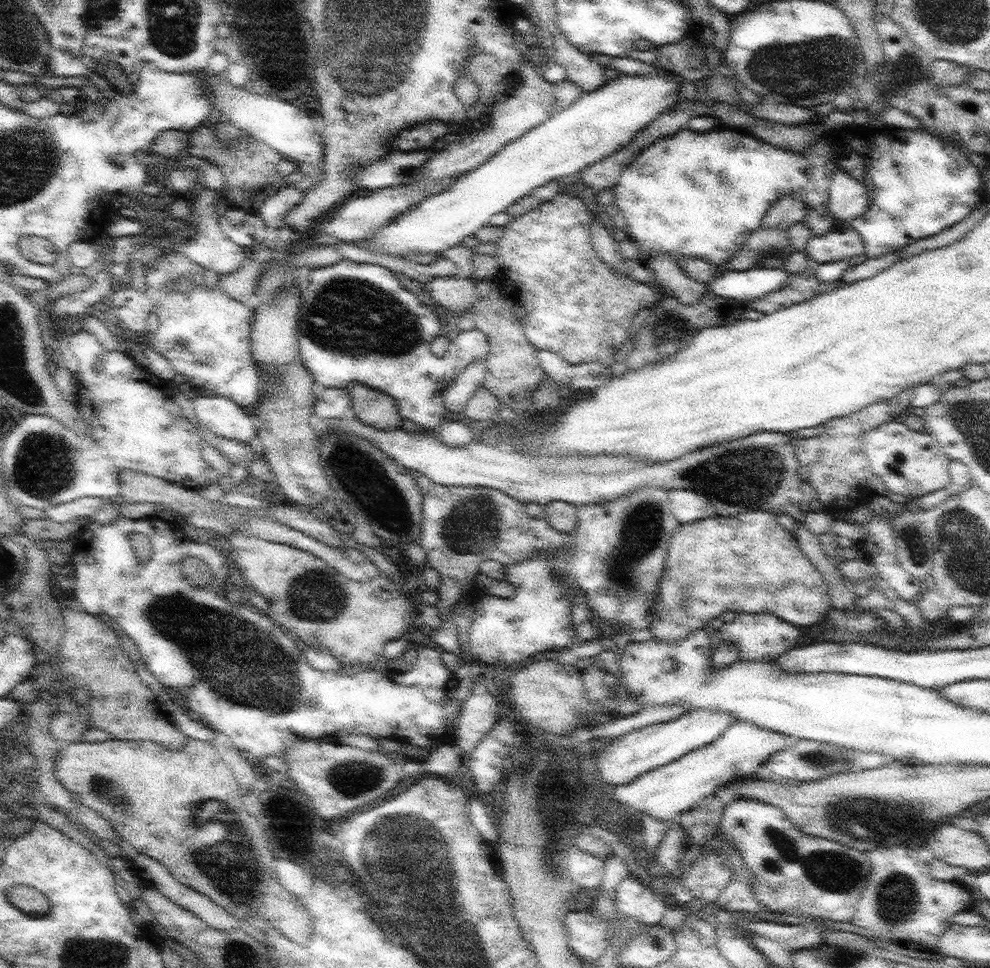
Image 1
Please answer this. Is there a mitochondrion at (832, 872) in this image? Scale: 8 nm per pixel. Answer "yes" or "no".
yes

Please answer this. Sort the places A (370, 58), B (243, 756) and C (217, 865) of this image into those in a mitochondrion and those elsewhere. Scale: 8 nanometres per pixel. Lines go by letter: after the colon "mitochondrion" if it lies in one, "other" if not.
A: mitochondrion
B: other
C: mitochondrion

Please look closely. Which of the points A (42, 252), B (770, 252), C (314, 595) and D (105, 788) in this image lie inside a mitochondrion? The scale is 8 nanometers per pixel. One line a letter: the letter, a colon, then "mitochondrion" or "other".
A: other
B: mitochondrion
C: mitochondrion
D: mitochondrion

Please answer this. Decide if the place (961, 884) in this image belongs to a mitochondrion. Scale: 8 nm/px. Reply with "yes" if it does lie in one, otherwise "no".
no

